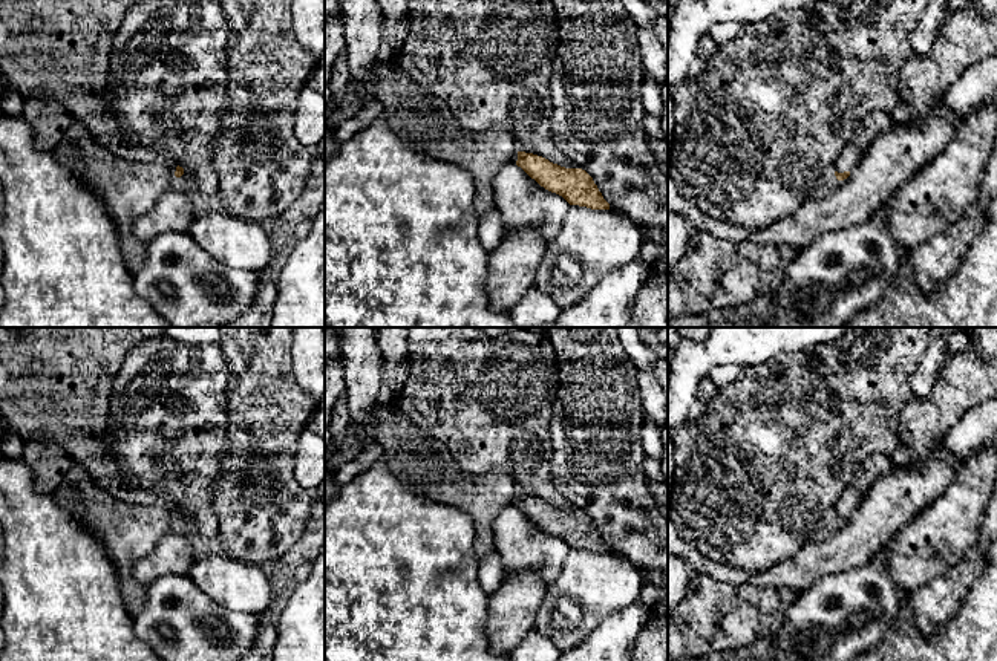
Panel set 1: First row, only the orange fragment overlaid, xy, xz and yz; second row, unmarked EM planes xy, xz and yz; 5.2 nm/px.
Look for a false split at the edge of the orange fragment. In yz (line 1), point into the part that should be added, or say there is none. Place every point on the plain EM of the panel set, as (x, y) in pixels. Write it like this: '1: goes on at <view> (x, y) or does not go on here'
1: goes on at yz (875, 465)

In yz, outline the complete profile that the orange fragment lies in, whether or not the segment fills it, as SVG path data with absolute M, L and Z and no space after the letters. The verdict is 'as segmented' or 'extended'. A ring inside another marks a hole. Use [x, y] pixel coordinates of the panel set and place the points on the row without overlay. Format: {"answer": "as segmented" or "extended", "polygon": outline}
{"answer": "extended", "polygon": "M871 454L858 468L855 479L845 487L835 505L835 519L838 523L844 523L850 519L850 513L855 511L865 494L874 484L874 480L891 471L893 462L888 454Z"}

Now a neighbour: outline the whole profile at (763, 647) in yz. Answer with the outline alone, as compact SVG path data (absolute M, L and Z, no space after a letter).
M764 632L752 643L731 652L715 652L701 658L680 658L677 661L775 661L775 632Z

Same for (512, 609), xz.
M534 569L505 575L501 588L490 594L487 606L485 635L492 653L508 656L534 629L547 589Z

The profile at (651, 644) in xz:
M646 568L643 581L655 584L662 595L649 609L648 621L634 643L631 661L668 661L668 575Z

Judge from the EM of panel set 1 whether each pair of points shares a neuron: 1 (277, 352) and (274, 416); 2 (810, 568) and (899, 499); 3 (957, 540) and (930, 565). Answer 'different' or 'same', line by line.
1: same
2: same
3: same

